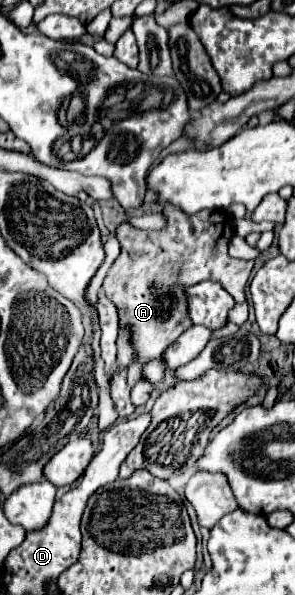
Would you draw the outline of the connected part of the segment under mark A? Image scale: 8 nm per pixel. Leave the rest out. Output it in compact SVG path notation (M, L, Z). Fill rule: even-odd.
M165 206L161 214L167 222L161 230L139 230L125 222L117 226L115 236L121 244L121 254L103 282L105 296L117 306L119 326L129 330L131 346L137 354L137 360L115 372L111 380L111 398L121 420L135 412L129 392L131 386L143 380L147 358L157 360L175 338L193 326L189 320L187 288L201 280L215 280L237 300L245 300L245 284L253 268L253 262L237 260L227 252L229 242L235 236L229 212L203 210L197 216L187 218L173 206Z

